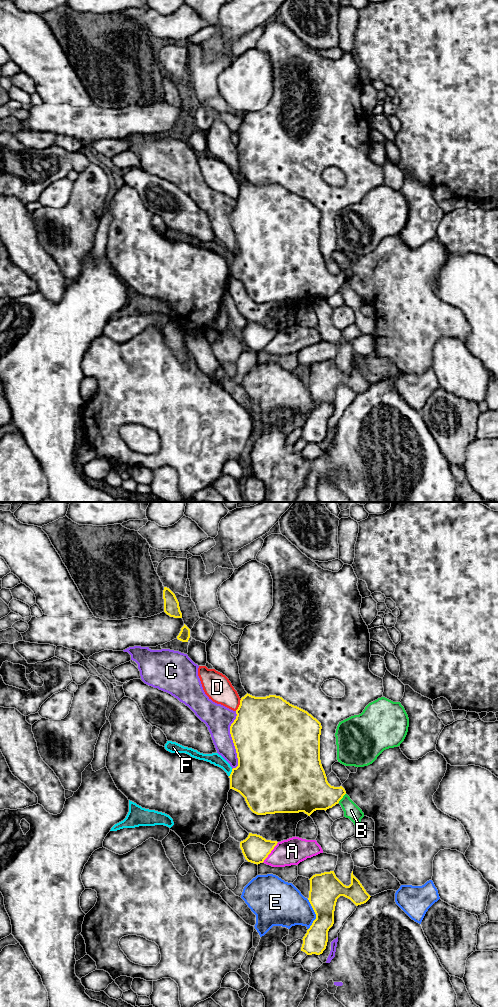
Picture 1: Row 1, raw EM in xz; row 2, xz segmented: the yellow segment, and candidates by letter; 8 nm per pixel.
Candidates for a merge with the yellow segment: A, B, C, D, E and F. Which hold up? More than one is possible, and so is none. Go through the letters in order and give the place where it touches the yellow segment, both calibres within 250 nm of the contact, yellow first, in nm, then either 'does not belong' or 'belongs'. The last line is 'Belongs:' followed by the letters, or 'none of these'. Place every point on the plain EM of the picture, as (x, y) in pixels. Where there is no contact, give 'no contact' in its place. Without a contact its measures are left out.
A: contact xz (270, 340); calibres 220 and 220 nm; does not belong
B: contact xz (342, 285); calibres 300 and 120 nm; does not belong
C: contact xz (233, 229); calibres 500 and 220 nm; does not belong
D: contact xz (239, 193); calibres 460 and 220 nm; does not belong
E: contact xz (315, 401); calibres 260 and 320 nm; does not belong
F: contact xz (231, 261); calibres 440 and 90 nm; does not belong
Belongs: none of these

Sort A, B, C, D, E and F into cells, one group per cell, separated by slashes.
A / B / C / D / E / F

